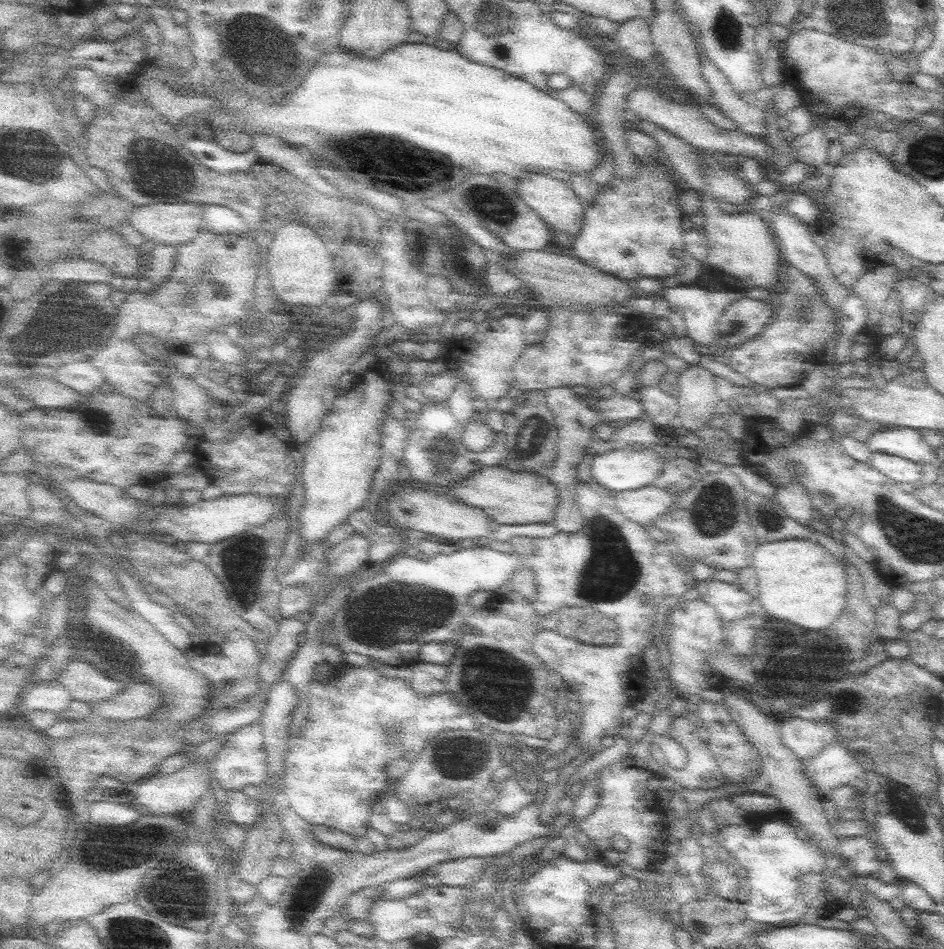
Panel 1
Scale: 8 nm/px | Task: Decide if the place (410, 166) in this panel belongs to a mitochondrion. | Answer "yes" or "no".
yes

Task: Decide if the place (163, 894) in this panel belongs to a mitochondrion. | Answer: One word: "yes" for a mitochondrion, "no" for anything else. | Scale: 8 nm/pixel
yes

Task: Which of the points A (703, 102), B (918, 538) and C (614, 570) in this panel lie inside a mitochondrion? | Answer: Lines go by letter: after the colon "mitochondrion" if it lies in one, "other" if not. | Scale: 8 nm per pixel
A: other
B: mitochondrion
C: mitochondrion

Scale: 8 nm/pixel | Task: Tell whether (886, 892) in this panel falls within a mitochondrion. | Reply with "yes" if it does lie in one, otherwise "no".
no

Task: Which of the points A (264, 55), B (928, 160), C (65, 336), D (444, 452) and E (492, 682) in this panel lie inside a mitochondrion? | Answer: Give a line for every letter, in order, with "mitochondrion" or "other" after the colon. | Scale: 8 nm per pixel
A: mitochondrion
B: mitochondrion
C: mitochondrion
D: mitochondrion
E: mitochondrion

